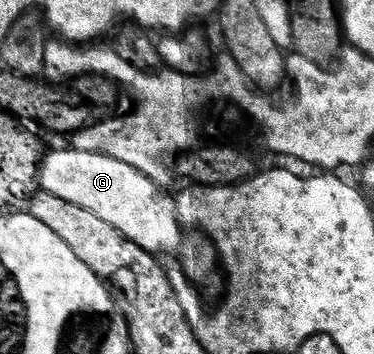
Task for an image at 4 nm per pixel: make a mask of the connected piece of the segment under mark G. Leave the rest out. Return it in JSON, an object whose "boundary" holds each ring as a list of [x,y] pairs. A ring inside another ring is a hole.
{"boundary":[[[72,147],[46,152],[39,170],[39,185],[44,192],[59,195],[59,199],[67,199],[67,203],[75,203],[99,215],[99,219],[111,223],[115,231],[127,235],[131,243],[139,243],[139,247],[151,254],[177,253],[181,249],[180,268],[198,287],[219,273],[219,258],[213,242],[201,235],[189,235],[193,237],[185,241],[186,230],[177,218],[176,200],[168,197],[166,190],[147,175],[127,163],[119,163],[119,159]]]}

